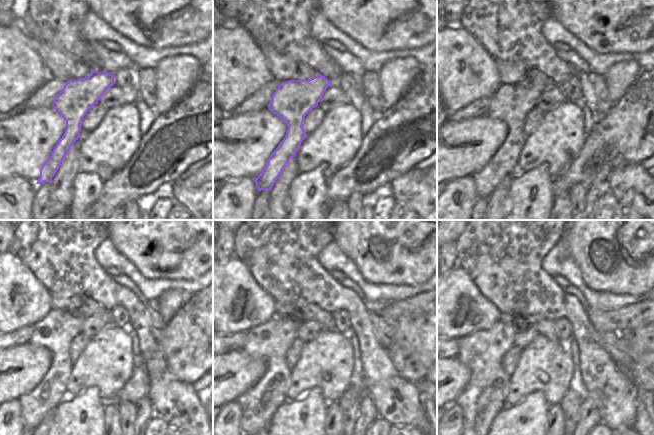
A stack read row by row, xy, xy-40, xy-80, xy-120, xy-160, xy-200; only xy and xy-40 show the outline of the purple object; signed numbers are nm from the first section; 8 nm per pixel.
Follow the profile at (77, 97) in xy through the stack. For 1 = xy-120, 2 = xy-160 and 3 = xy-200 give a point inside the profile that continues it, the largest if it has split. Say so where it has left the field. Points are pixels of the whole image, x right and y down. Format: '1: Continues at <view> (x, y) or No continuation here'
1: Continues at xy-120 (56, 331)
2: Continues at xy-160 (270, 340)
3: Continues at xy-200 (482, 351).

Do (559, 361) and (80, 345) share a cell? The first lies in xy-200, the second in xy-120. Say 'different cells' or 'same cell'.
different cells

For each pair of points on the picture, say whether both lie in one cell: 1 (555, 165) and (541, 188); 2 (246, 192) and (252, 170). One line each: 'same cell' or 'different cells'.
1: different cells
2: different cells

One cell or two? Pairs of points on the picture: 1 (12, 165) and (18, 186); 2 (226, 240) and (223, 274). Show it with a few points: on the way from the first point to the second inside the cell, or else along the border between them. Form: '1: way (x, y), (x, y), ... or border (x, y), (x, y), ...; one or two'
1: border (10, 177), (26, 177), (35, 184); two
2: border (233, 255), (223, 264); two

